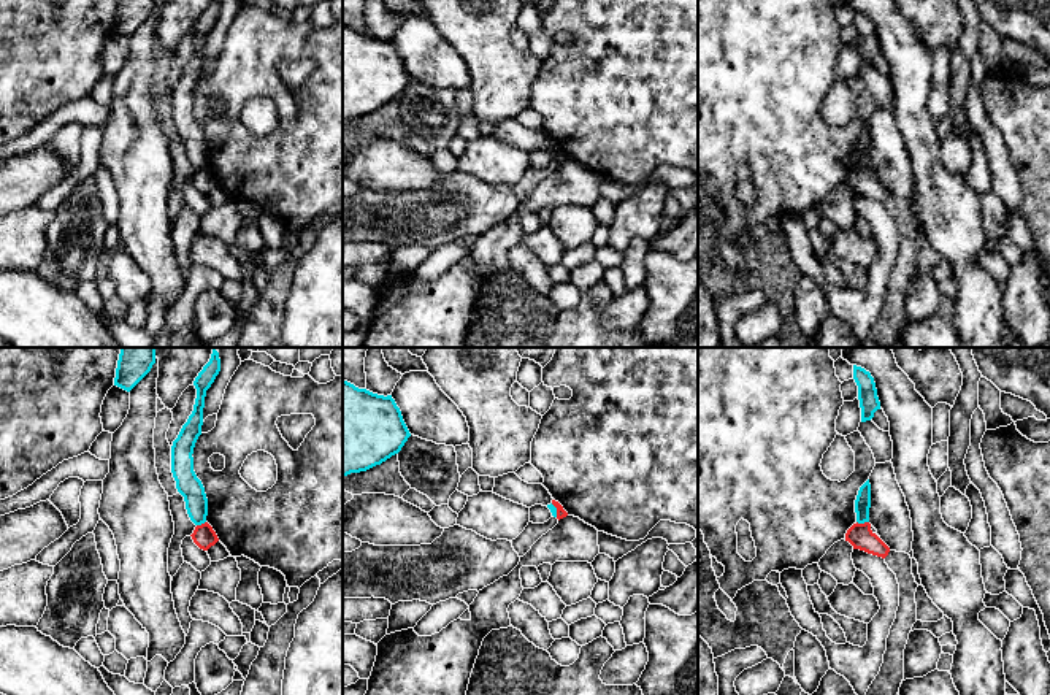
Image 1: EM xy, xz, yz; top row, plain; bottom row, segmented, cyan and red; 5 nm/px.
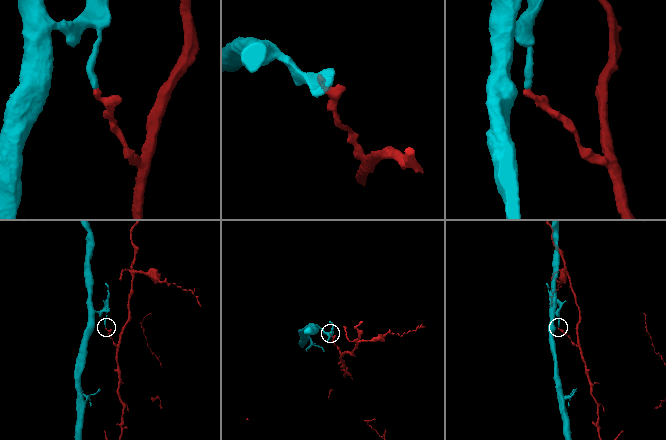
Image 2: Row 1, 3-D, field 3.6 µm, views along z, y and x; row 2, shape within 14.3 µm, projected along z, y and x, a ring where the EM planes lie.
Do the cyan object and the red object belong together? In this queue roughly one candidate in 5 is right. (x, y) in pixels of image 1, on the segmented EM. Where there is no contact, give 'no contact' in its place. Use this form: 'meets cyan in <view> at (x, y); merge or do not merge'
meets cyan in yz at (863, 522); do not merge

